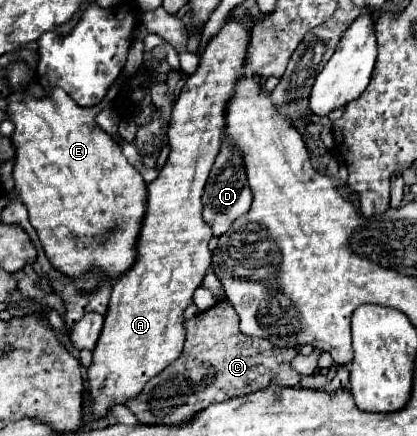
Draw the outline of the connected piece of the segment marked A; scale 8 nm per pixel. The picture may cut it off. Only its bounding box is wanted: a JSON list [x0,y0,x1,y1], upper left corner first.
[87,18,249,418]

